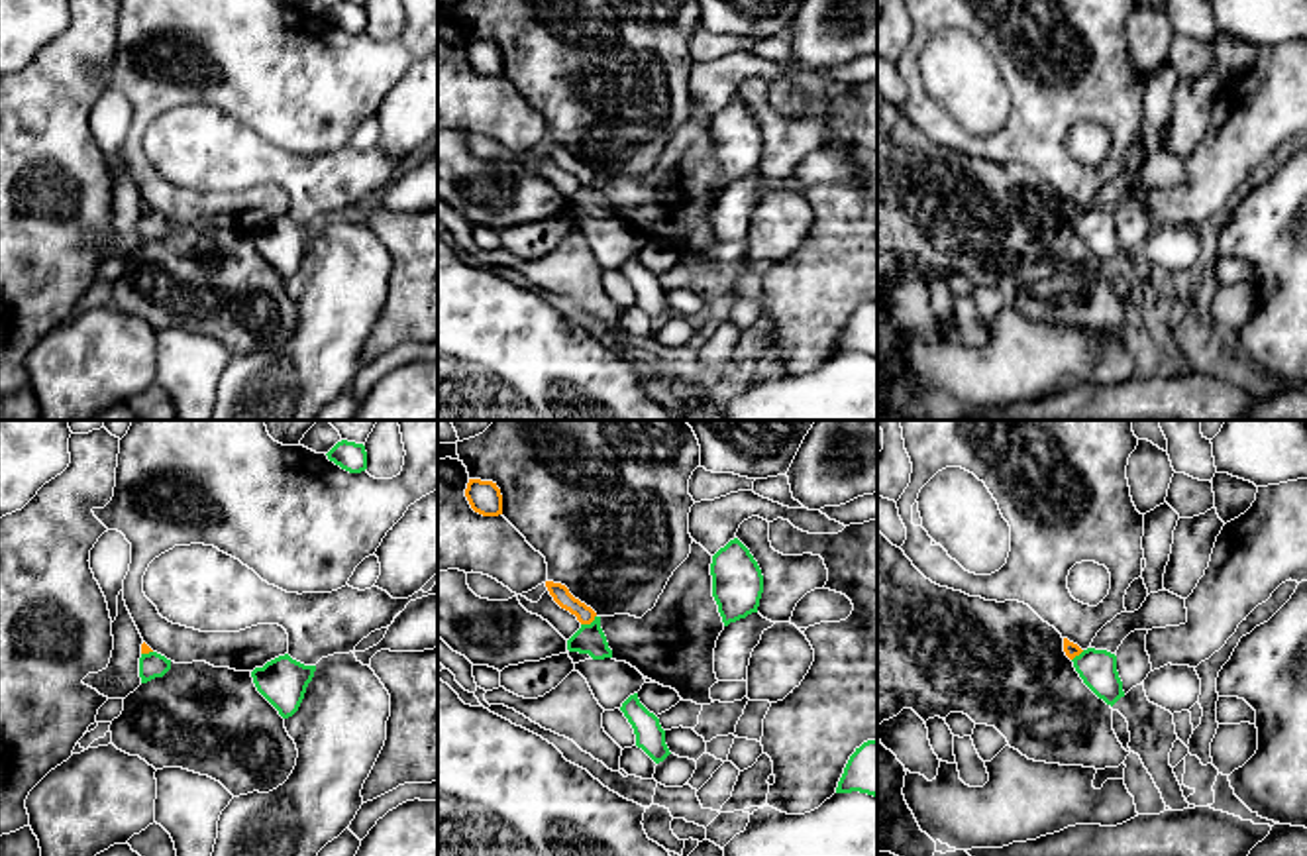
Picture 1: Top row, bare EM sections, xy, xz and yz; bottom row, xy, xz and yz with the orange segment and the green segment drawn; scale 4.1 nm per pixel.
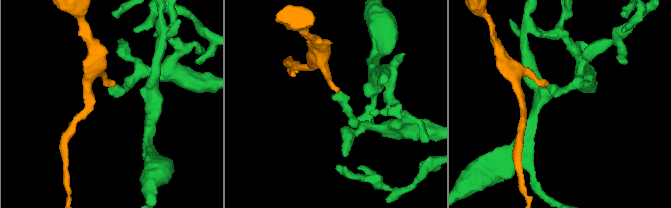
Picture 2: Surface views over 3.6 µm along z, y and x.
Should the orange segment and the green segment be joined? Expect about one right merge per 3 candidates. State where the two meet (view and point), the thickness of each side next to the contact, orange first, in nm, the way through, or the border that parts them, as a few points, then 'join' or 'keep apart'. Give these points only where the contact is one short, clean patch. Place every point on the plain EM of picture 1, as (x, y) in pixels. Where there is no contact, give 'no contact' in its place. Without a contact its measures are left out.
contact xz (589, 183); calibres 80 and 120 nm; border xz (595, 175), (589, 183), (581, 185); keep apart

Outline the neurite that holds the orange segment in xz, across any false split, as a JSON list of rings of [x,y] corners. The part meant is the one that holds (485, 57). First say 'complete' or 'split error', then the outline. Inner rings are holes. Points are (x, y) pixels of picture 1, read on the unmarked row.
complete; [[[469,39],[465,57],[471,69],[483,77],[502,75],[502,55],[493,41]]]

